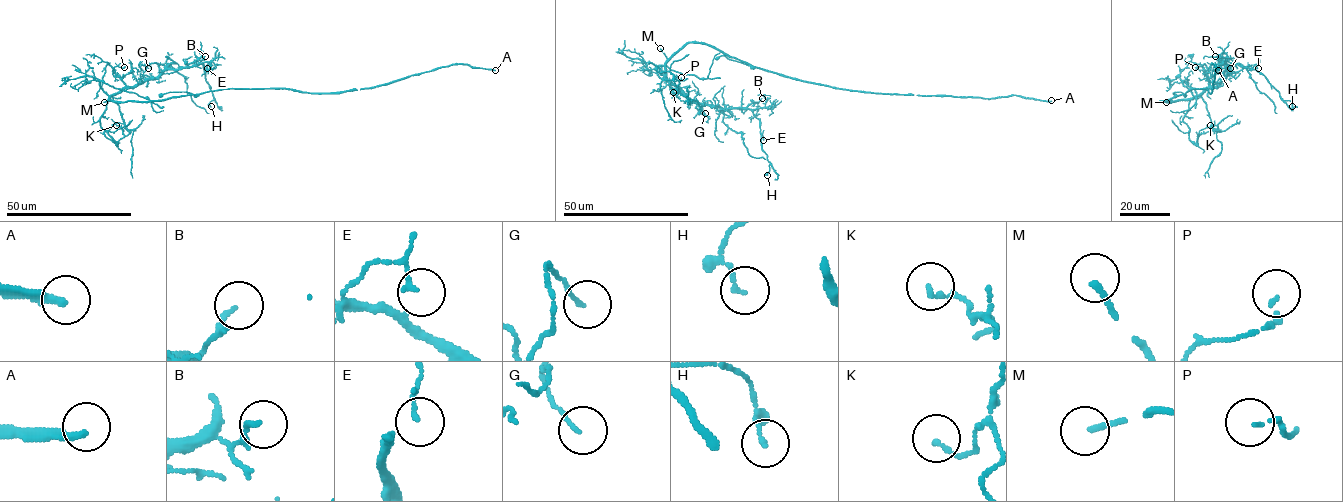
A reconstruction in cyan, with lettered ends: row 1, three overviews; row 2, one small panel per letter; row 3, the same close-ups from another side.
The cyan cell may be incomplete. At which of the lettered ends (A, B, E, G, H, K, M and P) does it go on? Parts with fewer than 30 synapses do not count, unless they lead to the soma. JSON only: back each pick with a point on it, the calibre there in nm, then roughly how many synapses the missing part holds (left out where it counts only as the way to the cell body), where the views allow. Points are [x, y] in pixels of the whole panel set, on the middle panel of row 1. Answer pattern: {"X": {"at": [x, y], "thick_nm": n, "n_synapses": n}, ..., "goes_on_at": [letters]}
{"A": {"at": [1051, 100], "thick_nm": 240, "n_synapses": 400}, "M": {"at": [660, 48], "thick_nm": 170}, "goes_on_at": ["A", "M"]}

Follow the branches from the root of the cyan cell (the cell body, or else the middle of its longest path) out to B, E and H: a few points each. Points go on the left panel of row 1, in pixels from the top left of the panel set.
B: (194, 94), (151, 101), (109, 99), (124, 88), (157, 78), (167, 69), (182, 69), (205, 56)
E: (194, 94), (151, 101), (109, 99), (124, 88), (157, 78), (167, 69), (199, 64), (207, 68)
H: (194, 94), (151, 101), (109, 99), (124, 88), (157, 78), (167, 69), (202, 64), (213, 92), (211, 106)

